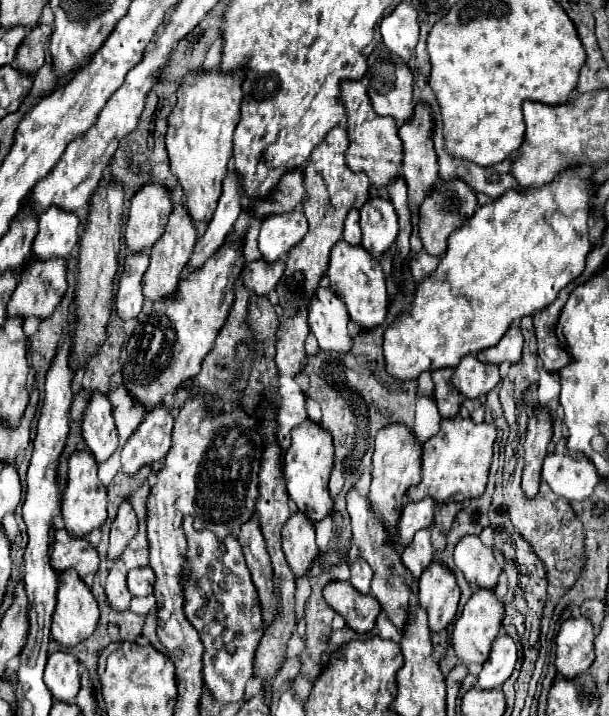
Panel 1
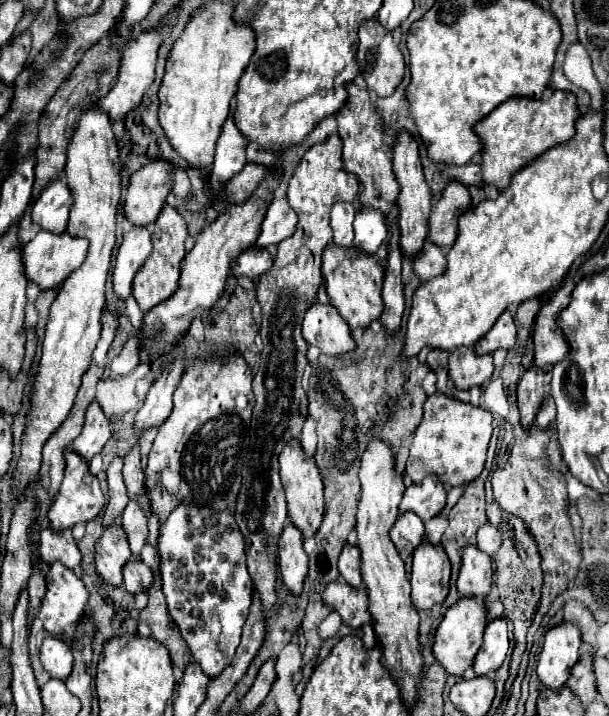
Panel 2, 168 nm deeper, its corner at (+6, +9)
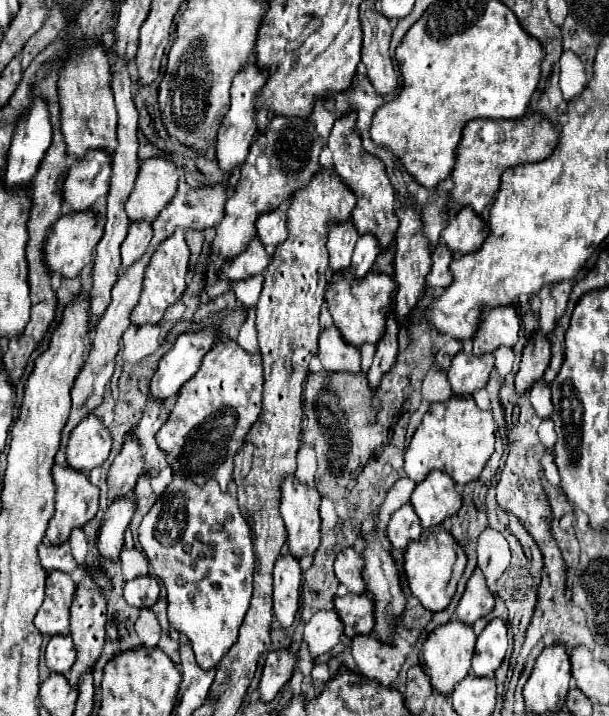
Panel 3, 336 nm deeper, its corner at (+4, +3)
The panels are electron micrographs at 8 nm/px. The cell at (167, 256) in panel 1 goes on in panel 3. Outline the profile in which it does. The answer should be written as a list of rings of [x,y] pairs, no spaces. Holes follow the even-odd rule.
[[[176,229],[168,239],[164,239],[156,247],[156,251],[154,251],[154,255],[152,255],[148,267],[146,267],[144,287],[142,287],[142,293],[140,293],[140,301],[134,307],[132,317],[130,317],[132,323],[136,323],[136,325],[144,325],[144,323],[156,325],[162,319],[164,309],[168,305],[172,305],[182,295],[182,291],[186,289],[188,259],[190,259],[190,251],[188,251],[188,245],[186,245],[186,239],[184,239],[184,231]]]

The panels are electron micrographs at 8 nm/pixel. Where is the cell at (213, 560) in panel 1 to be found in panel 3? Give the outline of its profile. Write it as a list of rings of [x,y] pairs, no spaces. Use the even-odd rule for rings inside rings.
[[[174,475],[164,495],[154,503],[140,525],[140,545],[156,577],[168,591],[170,625],[188,637],[198,665],[204,671],[214,669],[226,651],[238,641],[238,629],[244,621],[252,597],[254,551],[250,527],[246,525],[236,499],[228,493],[222,493],[216,481],[208,481],[204,487],[198,487],[196,483],[190,483],[190,479]]]

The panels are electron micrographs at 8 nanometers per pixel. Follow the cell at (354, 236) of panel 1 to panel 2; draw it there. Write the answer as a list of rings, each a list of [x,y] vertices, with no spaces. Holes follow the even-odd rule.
[[[338,201],[336,205],[332,205],[332,213],[330,213],[330,227],[332,227],[332,243],[336,247],[348,249],[352,247],[352,239],[354,239],[354,229],[352,229],[352,221],[354,221],[356,209],[352,203],[342,203]]]

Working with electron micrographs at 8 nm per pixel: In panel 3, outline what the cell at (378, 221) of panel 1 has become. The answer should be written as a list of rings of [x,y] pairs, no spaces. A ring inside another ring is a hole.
[[[372,233],[360,235],[360,239],[358,239],[358,243],[356,243],[356,249],[354,249],[354,255],[352,255],[354,275],[356,275],[356,277],[366,275],[366,273],[372,269],[378,253],[380,253],[380,243],[378,243],[378,239],[376,239]]]

